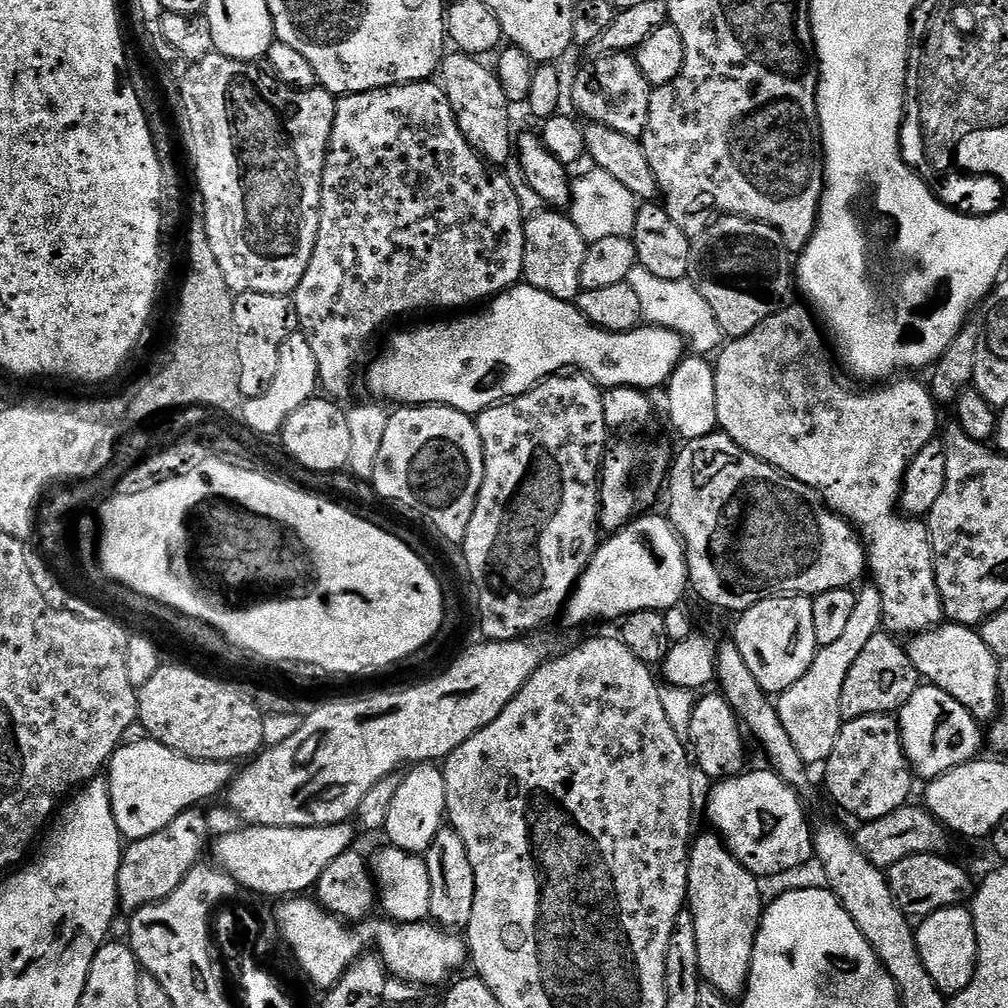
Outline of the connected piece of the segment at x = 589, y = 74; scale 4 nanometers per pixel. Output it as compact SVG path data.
M613 52L589 61L572 84L572 104L577 108L575 111L585 121L608 126L618 134L643 137L646 118L650 118L650 94L653 85L642 74L635 55Z

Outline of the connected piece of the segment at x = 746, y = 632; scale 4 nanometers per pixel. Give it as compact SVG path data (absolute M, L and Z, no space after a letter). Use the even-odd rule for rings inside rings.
M775 596L769 600L758 602L739 613L734 639L746 666L750 666L750 674L758 678L758 686L763 692L779 694L785 692L806 670L810 670L810 662L814 662L818 645L814 638L814 606L806 596Z

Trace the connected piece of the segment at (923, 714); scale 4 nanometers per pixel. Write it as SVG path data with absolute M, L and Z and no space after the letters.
M921 686L898 713L904 749L912 763L912 771L927 782L946 774L959 764L977 759L982 744L982 724L968 713L966 706L950 694L931 686Z

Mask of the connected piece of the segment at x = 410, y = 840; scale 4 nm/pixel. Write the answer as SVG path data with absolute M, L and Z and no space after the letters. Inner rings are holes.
M435 763L418 764L403 773L404 781L390 802L390 814L382 829L388 835L387 843L393 848L401 848L417 854L427 853L430 842L446 824L446 782L444 773Z

